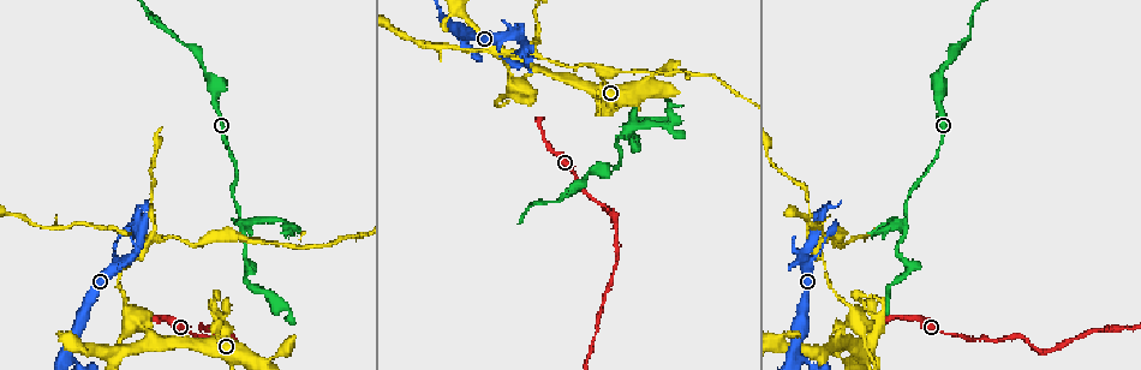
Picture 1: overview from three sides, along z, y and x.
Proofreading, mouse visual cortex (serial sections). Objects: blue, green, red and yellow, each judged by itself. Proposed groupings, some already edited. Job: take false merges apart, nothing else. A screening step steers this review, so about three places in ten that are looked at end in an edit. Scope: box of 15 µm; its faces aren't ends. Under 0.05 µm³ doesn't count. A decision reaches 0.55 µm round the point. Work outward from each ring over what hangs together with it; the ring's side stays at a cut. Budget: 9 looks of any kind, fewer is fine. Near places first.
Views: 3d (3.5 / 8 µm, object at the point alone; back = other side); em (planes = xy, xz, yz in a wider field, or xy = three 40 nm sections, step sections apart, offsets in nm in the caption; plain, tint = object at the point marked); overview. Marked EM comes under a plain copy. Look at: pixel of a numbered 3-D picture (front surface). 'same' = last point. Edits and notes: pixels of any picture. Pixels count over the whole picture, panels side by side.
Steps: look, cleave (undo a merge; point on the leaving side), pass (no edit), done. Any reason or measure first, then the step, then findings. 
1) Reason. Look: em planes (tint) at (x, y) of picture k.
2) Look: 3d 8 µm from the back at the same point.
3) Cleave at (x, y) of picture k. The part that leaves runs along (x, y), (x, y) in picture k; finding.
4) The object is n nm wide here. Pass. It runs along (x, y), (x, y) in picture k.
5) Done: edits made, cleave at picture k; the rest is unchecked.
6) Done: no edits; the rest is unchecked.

A fork. Look: 3d 3.5 µm from the back at (841, 342) of picture 1.

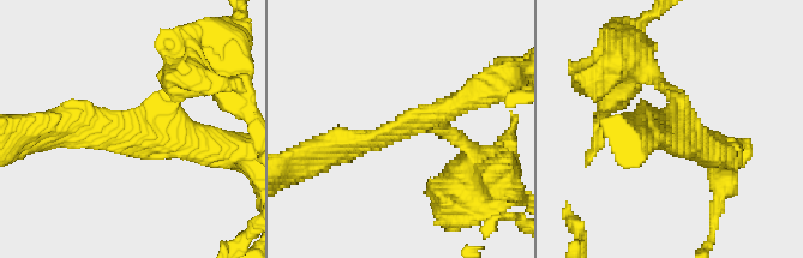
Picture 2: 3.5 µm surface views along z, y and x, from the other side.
Pass. It runs along (63, 136), (139, 128), (195, 77) in picture 2; all the same cell.

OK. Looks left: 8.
Three arms meet. Look: 3d 8 µm at (626, 134) of picture 1.

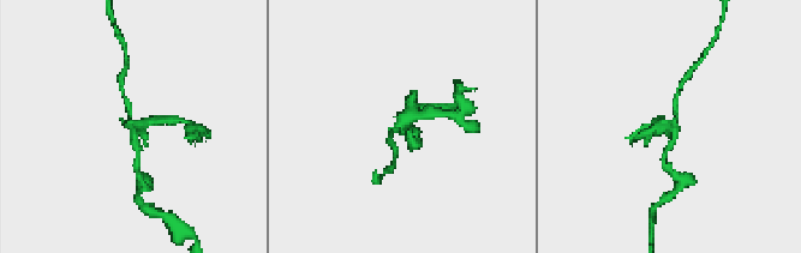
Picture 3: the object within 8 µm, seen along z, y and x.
Zoom in. Look: 3d 3.5 µm at (677, 132) of picture 3.

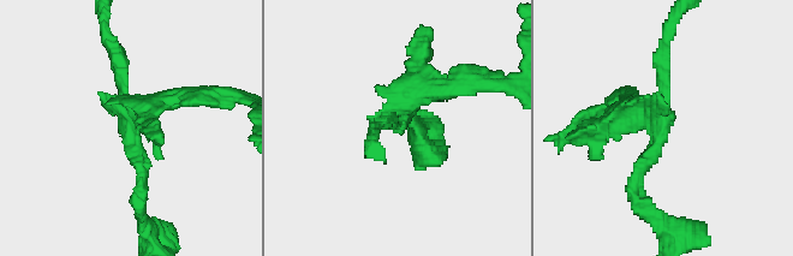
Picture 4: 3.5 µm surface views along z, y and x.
Pass. It runs along (663, 49), (666, 115), (636, 197) in picture 4; one cell here.

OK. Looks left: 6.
Sharp bend. Look: 3d 8 µm at (291, 226) of picture 1.

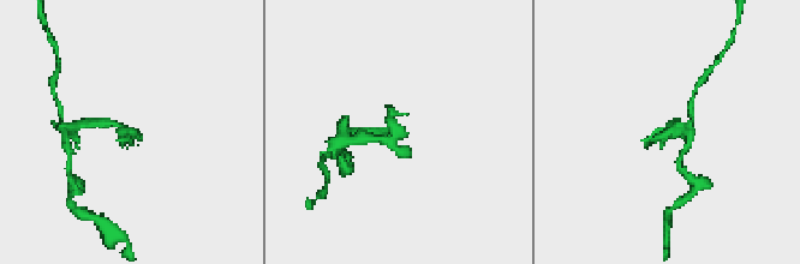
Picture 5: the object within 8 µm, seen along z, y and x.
Shape alone is not enough. Look: em xy step 3 (tint) at (398, 137) of picture 5.

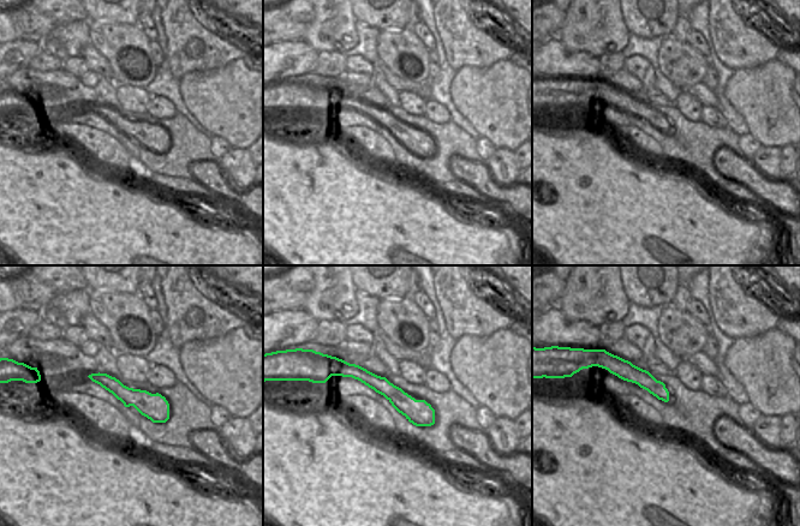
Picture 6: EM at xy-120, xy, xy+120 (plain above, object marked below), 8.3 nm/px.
Pass. It runs along (345, 366), (381, 384), (431, 420) in picture 6; continuous, no second cell.

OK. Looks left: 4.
Sharp bend. Look: 3d 8 µm at (938, 85) of picture 1.

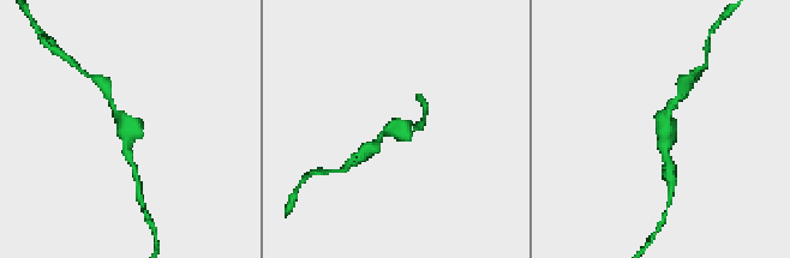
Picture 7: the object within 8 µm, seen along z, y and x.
Look: 3d 3.5 µm at (390, 129) of picture 7.

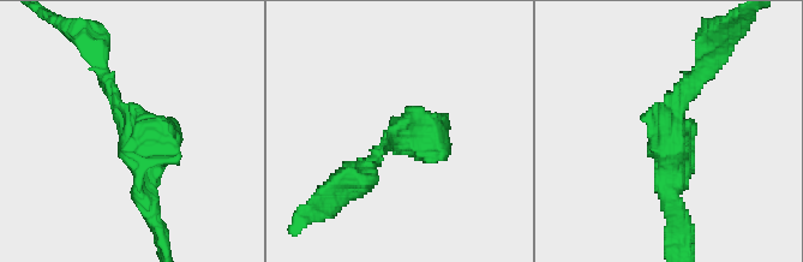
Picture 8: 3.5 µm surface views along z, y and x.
Now the EM. Look: em xy step 1 (tint) at (404, 139) of picture 8.

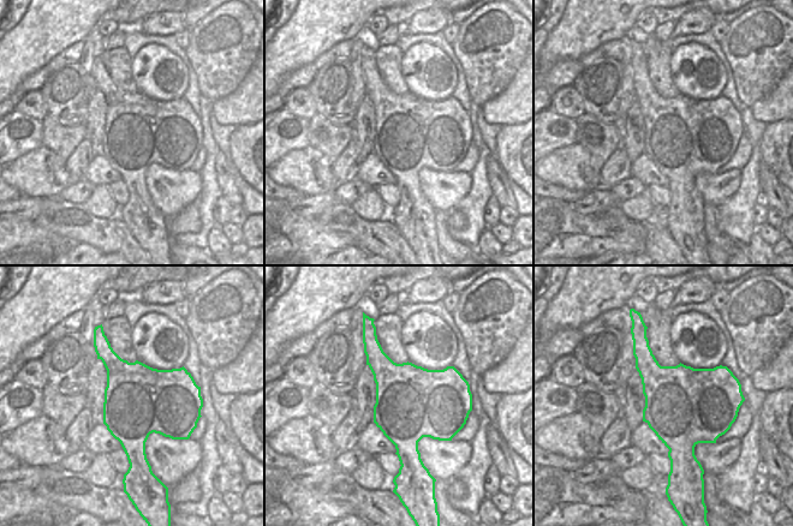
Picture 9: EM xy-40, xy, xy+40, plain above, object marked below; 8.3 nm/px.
Pass. One cell here.

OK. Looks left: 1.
Done: no edits; the rest is unchecked.

